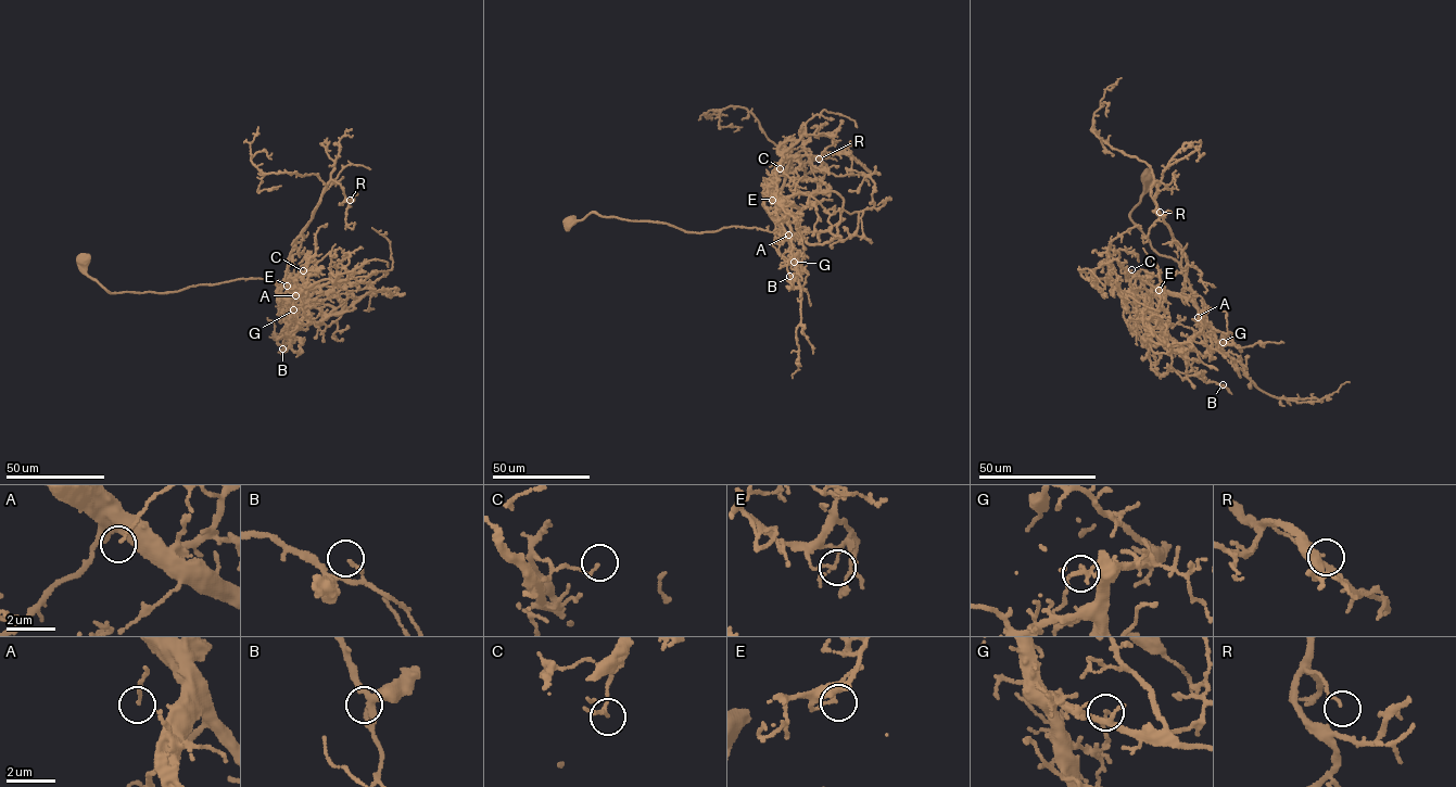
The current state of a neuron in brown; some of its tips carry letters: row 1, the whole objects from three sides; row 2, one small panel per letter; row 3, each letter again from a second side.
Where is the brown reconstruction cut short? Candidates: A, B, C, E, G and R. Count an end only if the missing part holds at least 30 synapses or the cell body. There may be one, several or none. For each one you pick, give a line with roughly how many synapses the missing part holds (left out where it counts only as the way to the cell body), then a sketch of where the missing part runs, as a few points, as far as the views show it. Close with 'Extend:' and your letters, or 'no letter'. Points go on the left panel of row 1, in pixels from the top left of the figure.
Extend: no letter

